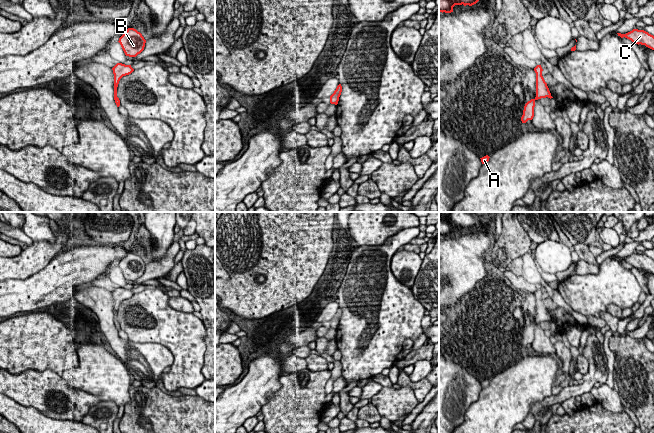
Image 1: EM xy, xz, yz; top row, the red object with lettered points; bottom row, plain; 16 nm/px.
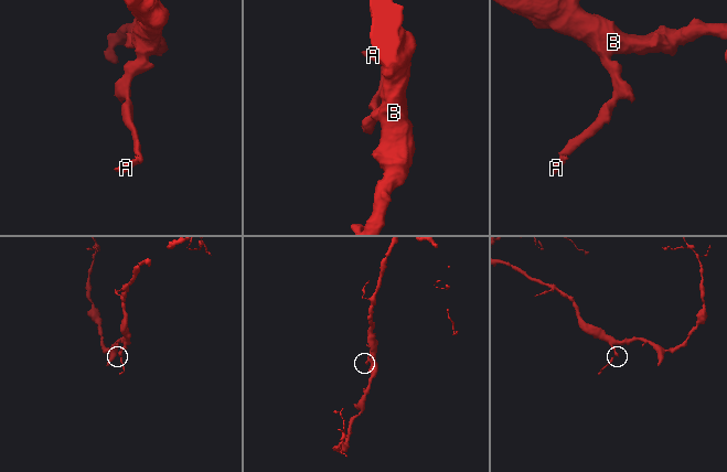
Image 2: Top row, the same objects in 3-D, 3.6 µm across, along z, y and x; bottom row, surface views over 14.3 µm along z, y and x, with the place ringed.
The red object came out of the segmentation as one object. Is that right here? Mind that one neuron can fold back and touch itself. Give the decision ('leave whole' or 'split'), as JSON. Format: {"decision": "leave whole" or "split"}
{"decision": "leave whole"}

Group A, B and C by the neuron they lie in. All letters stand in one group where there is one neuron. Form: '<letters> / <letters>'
A B C

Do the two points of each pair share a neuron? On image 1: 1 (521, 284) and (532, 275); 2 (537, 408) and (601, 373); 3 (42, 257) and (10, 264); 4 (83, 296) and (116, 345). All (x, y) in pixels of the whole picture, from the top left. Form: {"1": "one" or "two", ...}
{"1": "two", "2": "one", "3": "one", "4": "one"}

